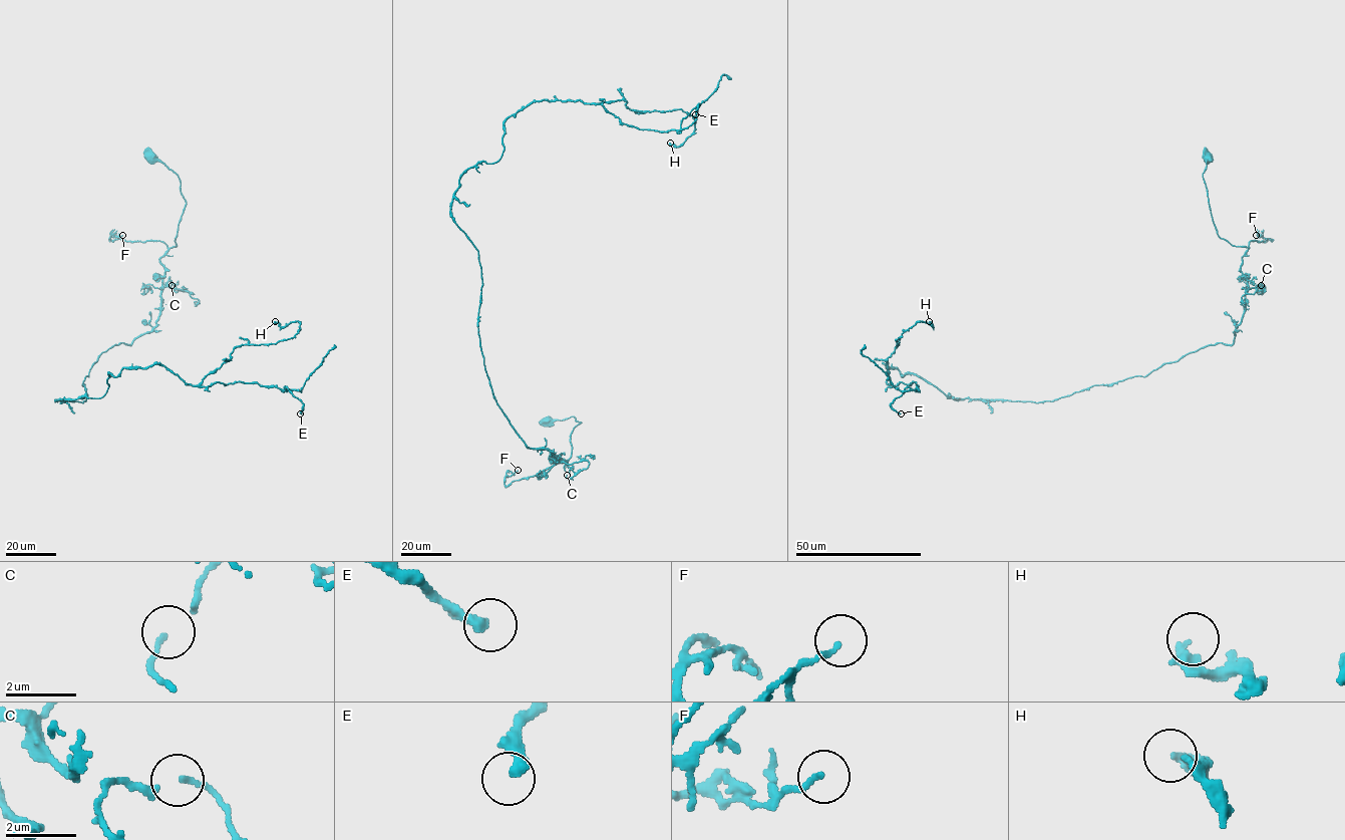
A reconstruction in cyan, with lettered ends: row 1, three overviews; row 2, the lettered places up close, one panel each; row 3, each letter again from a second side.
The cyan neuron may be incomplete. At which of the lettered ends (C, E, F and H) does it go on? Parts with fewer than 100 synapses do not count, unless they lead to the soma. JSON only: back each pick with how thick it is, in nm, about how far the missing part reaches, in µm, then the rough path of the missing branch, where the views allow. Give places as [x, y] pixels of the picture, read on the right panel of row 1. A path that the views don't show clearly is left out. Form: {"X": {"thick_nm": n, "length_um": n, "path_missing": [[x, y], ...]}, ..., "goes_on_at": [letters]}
{"goes_on_at": []}

